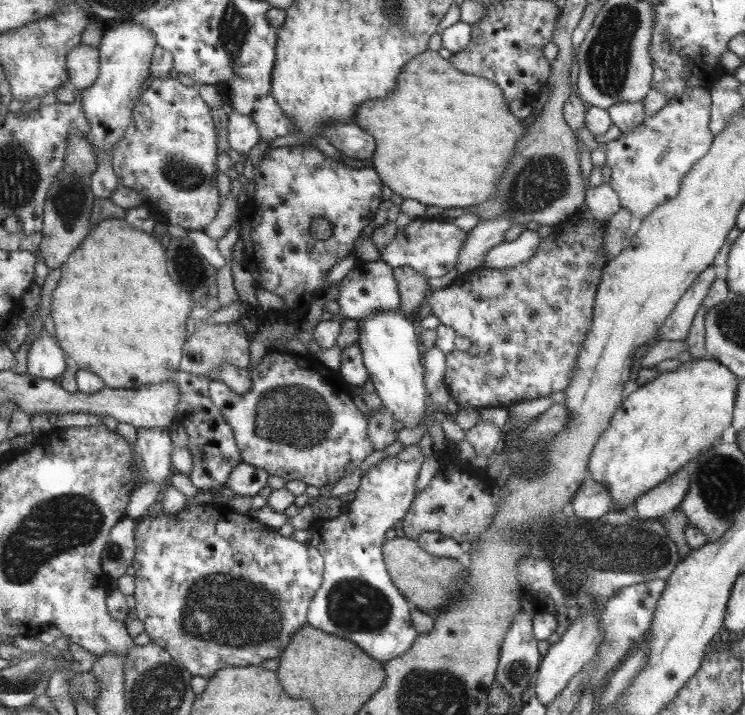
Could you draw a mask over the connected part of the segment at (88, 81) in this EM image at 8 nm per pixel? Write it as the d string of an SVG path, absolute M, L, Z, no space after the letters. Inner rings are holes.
M81 43L73 52L69 52L69 86L85 90L92 87L100 75L100 48Z

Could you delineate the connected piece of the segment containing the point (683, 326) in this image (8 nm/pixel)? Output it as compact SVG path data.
M711 263L701 270L677 302L672 314L661 325L661 339L668 341L683 341L685 339L693 316L707 296L709 287L715 279L715 268Z

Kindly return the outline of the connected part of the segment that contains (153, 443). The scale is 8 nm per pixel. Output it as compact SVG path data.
M167 427L165 428L136 428L136 454L141 459L142 471L144 472L145 482L161 484L169 472L174 472L171 465L171 452L173 444L169 438Z

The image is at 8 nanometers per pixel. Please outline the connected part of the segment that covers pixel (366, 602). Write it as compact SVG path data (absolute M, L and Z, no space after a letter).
M418 444L401 449L395 456L387 456L366 470L354 492L351 502L342 505L338 516L325 519L323 528L308 530L305 542L323 554L324 574L319 590L308 604L308 625L332 633L333 636L344 637L358 645L373 660L383 664L396 659L412 646L419 634L411 623L410 603L394 585L384 564L383 545L385 532L391 530L393 522L402 520L412 504L416 492L416 481L420 476L420 468L425 462Z

